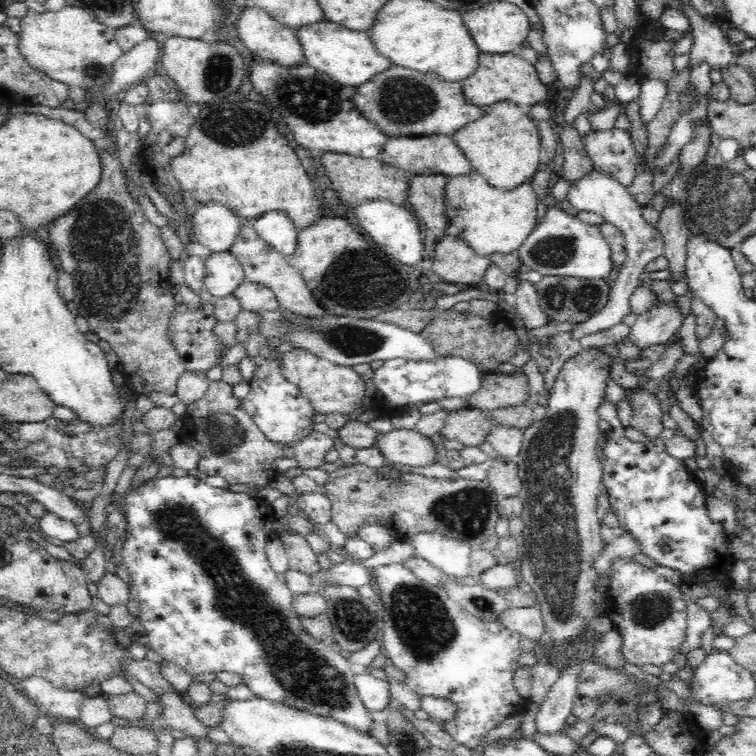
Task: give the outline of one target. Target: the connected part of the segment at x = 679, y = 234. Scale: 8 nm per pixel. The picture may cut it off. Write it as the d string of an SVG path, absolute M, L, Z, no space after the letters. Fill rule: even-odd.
M667 200L664 209L659 214L655 227L661 232L665 244L664 256L669 265L667 269L671 272L670 283L682 281L681 276L685 276L686 247L689 229L686 221L683 220L683 210L679 204Z

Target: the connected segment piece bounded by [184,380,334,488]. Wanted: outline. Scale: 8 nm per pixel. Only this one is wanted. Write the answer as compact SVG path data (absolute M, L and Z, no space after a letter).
M221 380L209 381L206 394L189 404L187 413L192 422L192 426L188 426L192 428L192 436L184 443L198 451L199 462L195 473L202 477L222 476L229 484L266 487L280 474L272 468L275 458L295 458L300 468L318 468L334 444L331 437L319 431L310 432L292 443L274 442L250 418L244 409L244 401L232 396L232 385Z

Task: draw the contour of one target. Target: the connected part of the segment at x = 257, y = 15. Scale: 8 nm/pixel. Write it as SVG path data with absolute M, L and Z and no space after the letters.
M256 7L246 8L238 20L238 34L254 58L278 62L284 67L306 64L295 30L271 18L265 10Z

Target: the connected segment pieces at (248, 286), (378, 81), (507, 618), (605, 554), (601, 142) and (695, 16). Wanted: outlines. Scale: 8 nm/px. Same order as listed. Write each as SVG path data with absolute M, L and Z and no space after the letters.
M244 279L244 282L234 290L233 294L241 303L241 308L252 312L278 310L279 301L267 286L254 284Z
M392 65L388 70L356 87L351 99L355 110L365 119L378 125L388 137L453 135L469 122L474 122L483 114L483 107L472 105L463 97L460 81L446 82L433 74Z
M537 606L528 608L510 607L505 610L498 620L521 638L531 639L536 642L546 638L545 618Z
M626 532L624 536L613 538L605 544L601 556L594 562L594 570L600 576L608 574L616 559L631 559L637 554L642 554L640 553L640 543L636 541L634 535Z
M615 126L602 131L590 129L583 136L585 152L594 169L611 176L624 187L631 185L638 166L631 136Z
M694 7L680 8L690 18L694 46L688 52L690 62L688 68L694 68L702 60L706 60L712 70L722 71L724 67L734 65L737 50L727 37L725 30L718 28L718 20L706 22Z

